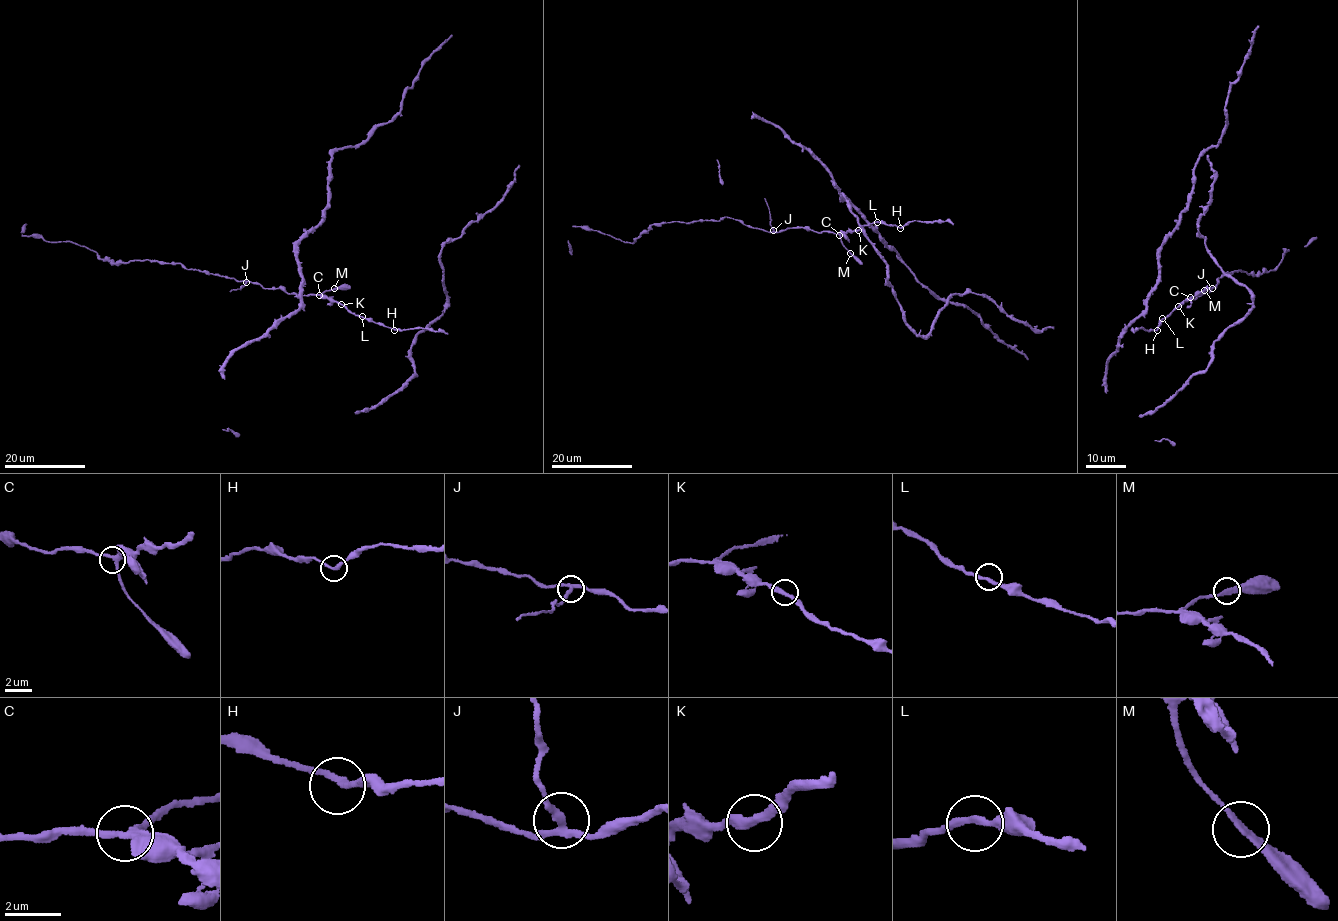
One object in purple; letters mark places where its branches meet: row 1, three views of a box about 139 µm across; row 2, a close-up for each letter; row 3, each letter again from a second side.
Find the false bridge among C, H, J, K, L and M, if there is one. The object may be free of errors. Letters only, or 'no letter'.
J

